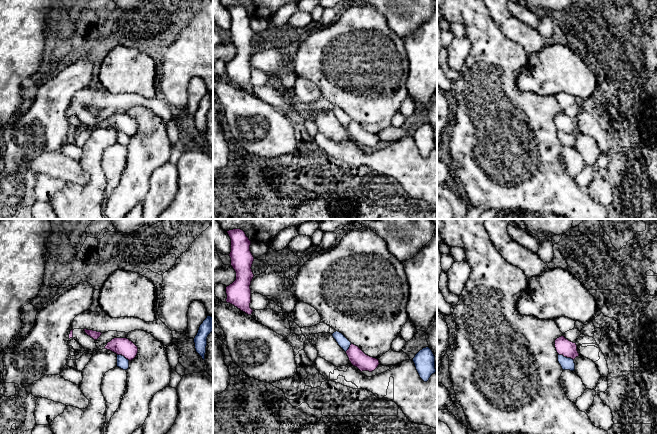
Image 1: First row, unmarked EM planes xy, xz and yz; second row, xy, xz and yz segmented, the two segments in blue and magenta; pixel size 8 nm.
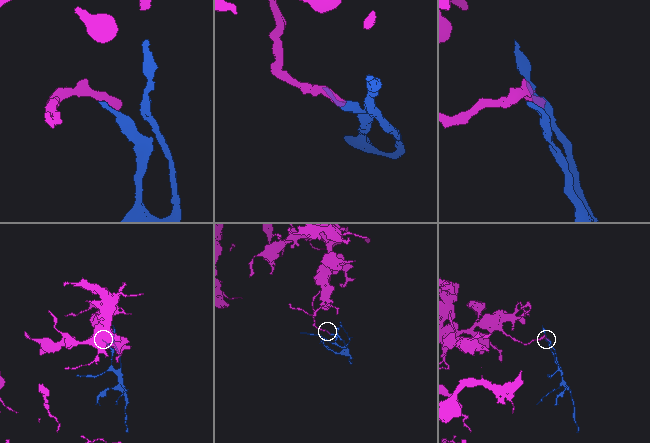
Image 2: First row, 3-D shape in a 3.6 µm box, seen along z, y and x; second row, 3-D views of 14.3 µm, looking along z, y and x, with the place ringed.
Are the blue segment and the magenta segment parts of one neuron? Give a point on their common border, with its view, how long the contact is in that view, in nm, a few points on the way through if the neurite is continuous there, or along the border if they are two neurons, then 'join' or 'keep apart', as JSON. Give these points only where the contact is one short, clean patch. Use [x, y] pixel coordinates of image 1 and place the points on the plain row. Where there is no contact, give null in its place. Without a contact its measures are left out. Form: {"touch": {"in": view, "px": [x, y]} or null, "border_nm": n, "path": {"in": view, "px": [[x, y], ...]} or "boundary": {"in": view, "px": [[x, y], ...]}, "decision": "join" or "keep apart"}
{"touch": {"in": "yz", "px": [566, 133]}, "border_nm": 140, "boundary": {"in": "yz", "px": [[558, 129], [573, 136]]}, "decision": "keep apart"}

